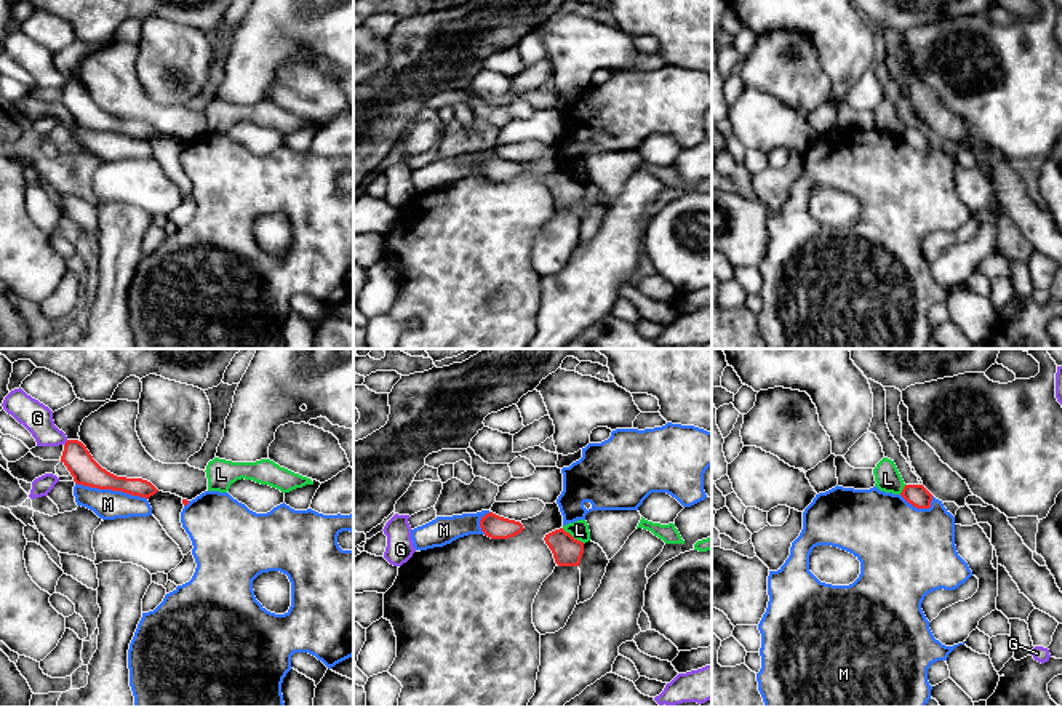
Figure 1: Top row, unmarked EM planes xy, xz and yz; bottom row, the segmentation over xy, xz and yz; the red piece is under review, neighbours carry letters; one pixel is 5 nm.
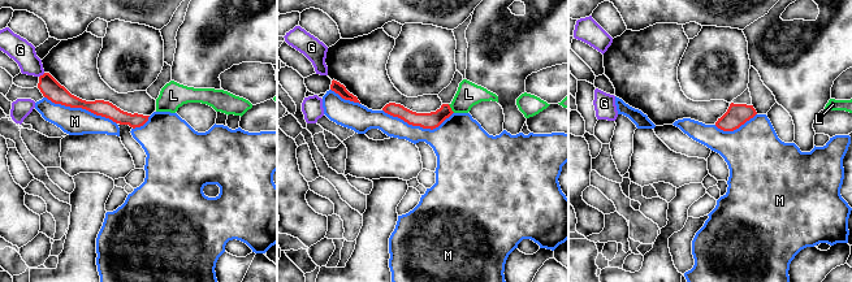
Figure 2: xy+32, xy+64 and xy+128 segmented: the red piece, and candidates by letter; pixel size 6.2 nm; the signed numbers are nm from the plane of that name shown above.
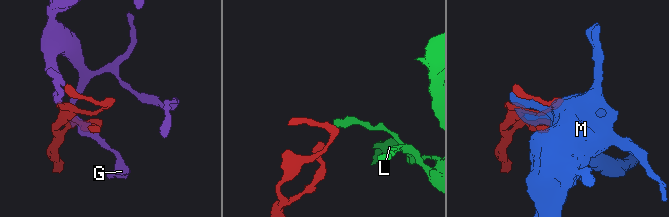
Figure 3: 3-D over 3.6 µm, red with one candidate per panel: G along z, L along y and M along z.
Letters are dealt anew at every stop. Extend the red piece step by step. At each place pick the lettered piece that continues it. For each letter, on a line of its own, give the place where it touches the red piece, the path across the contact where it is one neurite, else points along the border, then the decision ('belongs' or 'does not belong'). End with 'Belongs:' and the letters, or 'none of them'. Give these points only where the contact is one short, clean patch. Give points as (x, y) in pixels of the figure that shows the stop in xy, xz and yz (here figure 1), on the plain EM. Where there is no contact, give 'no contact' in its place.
G: contact xy (66, 85); does not belong
L: contact xz (571, 178); border xz (562, 170), (584, 184); does not belong
M: contact xy (111, 130); does not belong
Belongs: none of them

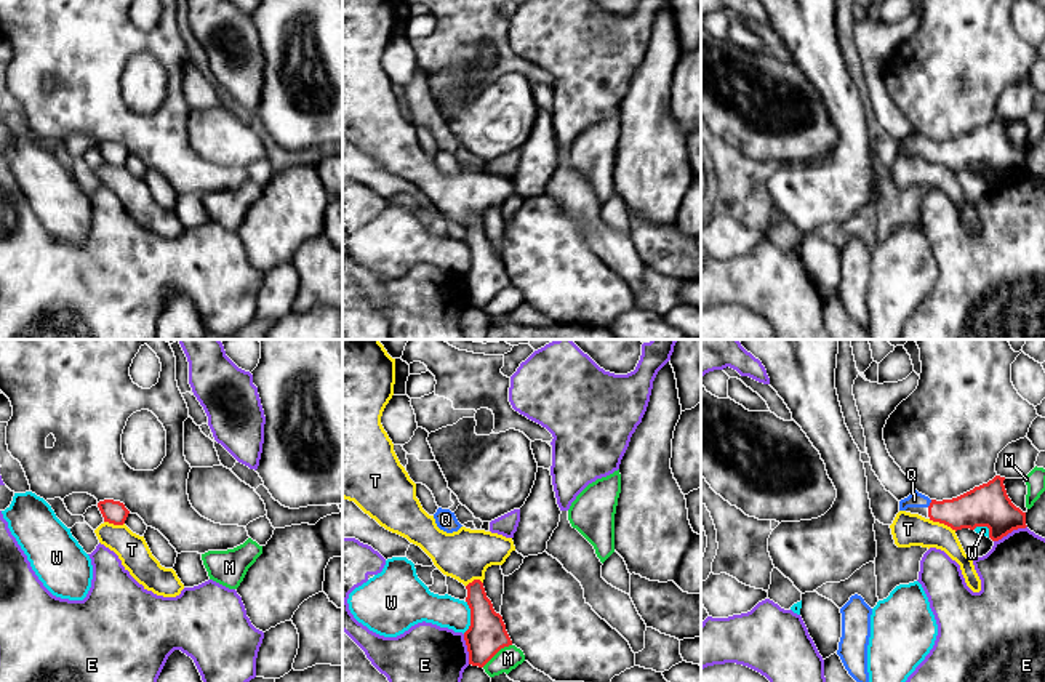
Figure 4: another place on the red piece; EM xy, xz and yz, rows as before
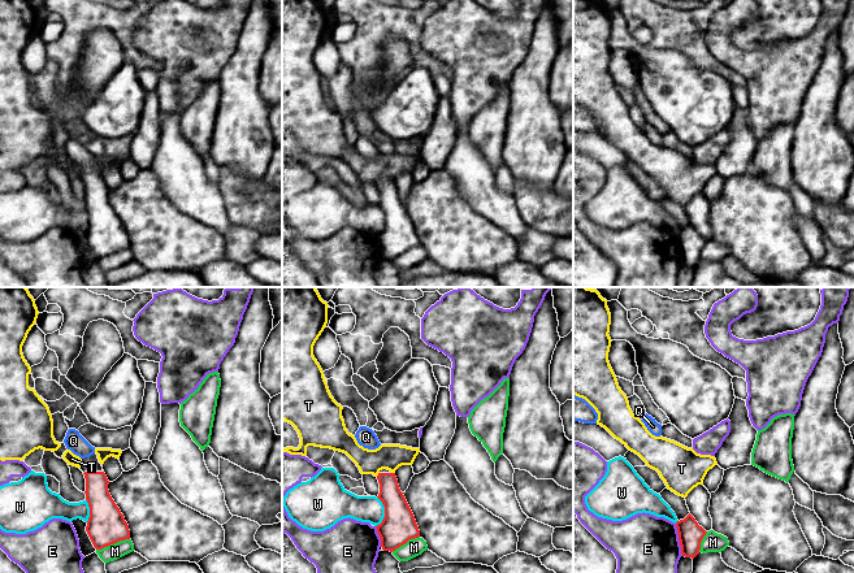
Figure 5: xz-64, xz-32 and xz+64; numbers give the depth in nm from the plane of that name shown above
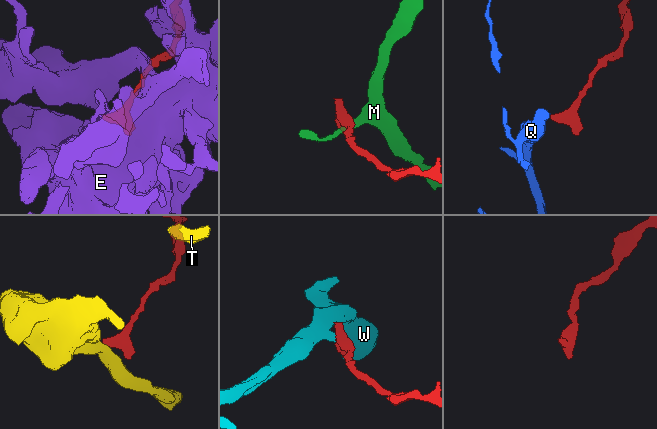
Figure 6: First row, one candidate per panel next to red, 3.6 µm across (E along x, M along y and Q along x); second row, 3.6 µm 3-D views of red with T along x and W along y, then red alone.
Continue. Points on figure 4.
E: contact yz (1010, 173); does not belong
M: contact xz (496, 293); border xz (511, 285), (500, 290), (482, 308); does not belong
Q: contact yz (930, 144); way yz (980, 148), (930, 144), (914, 141); belongs
T: contact yz (943, 164); border yz (928, 160), (943, 164), (956, 172); does not belong
W: contact xz (471, 258); border xz (466, 242), (469, 266), (463, 274); does not belong
Belongs: Q

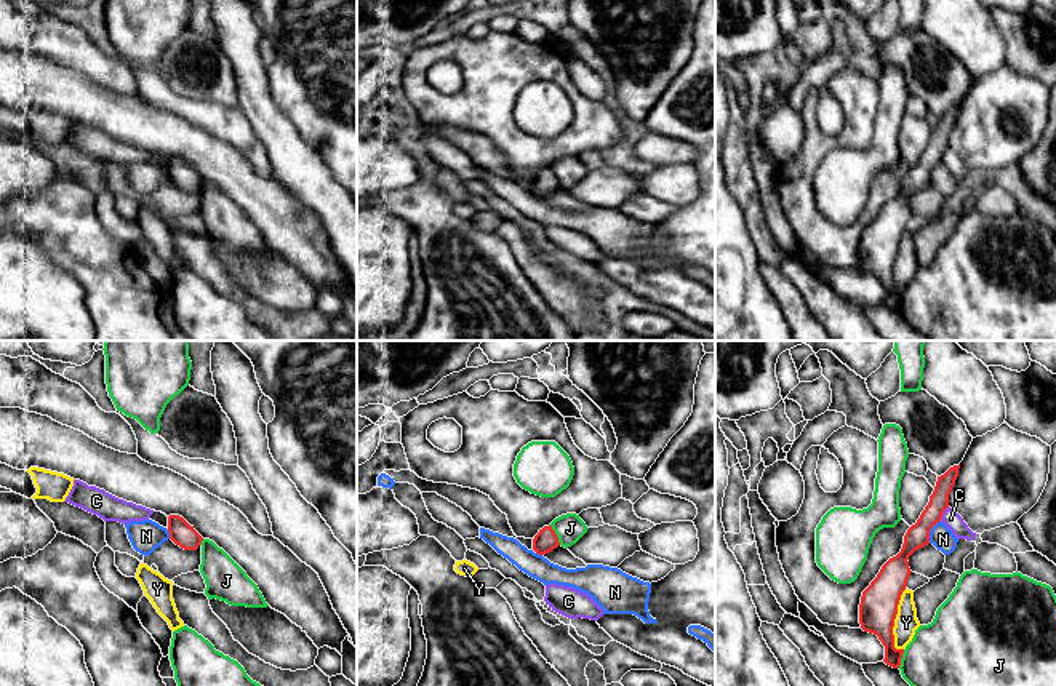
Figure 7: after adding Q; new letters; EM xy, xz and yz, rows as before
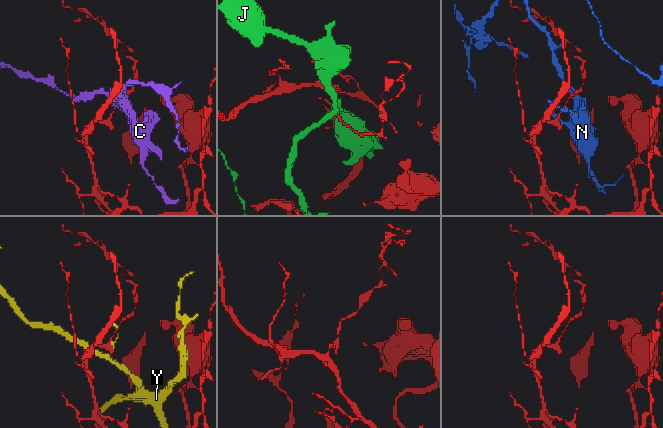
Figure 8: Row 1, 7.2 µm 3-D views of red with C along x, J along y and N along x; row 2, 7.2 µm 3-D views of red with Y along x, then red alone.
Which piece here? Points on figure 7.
C: contact yz (943, 154); border yz (948, 147), (940, 162); does not belong
J: contact xz (556, 176); does not belong
N: contact yz (930, 171); border yz (940, 162), (932, 170), (928, 184); does not belong
Y: contact yz (895, 259); border yz (906, 231), (900, 240), (893, 269), (893, 288), (896, 291); does not belong
Belongs: none of them

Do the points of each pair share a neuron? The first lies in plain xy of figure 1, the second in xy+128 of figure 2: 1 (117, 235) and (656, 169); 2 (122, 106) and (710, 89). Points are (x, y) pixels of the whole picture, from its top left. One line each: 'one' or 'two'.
1: two
2: two

